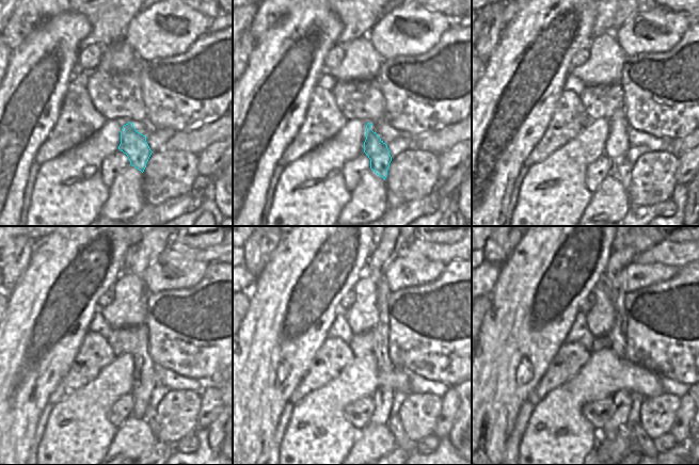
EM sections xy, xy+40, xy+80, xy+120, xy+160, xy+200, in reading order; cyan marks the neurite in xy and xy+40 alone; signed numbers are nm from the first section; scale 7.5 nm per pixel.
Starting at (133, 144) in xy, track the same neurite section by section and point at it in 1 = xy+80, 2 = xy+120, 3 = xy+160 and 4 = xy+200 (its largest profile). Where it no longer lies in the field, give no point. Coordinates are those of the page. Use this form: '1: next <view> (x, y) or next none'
1: next xy+80 (621, 167)
2: next xy+120 (151, 412)
3: next xy+160 (402, 441)
4: next xy+200 (637, 435)

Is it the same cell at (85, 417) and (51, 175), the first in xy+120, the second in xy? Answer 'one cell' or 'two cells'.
one cell

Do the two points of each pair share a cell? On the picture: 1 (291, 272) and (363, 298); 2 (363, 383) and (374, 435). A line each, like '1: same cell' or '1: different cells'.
1: different cells
2: different cells

